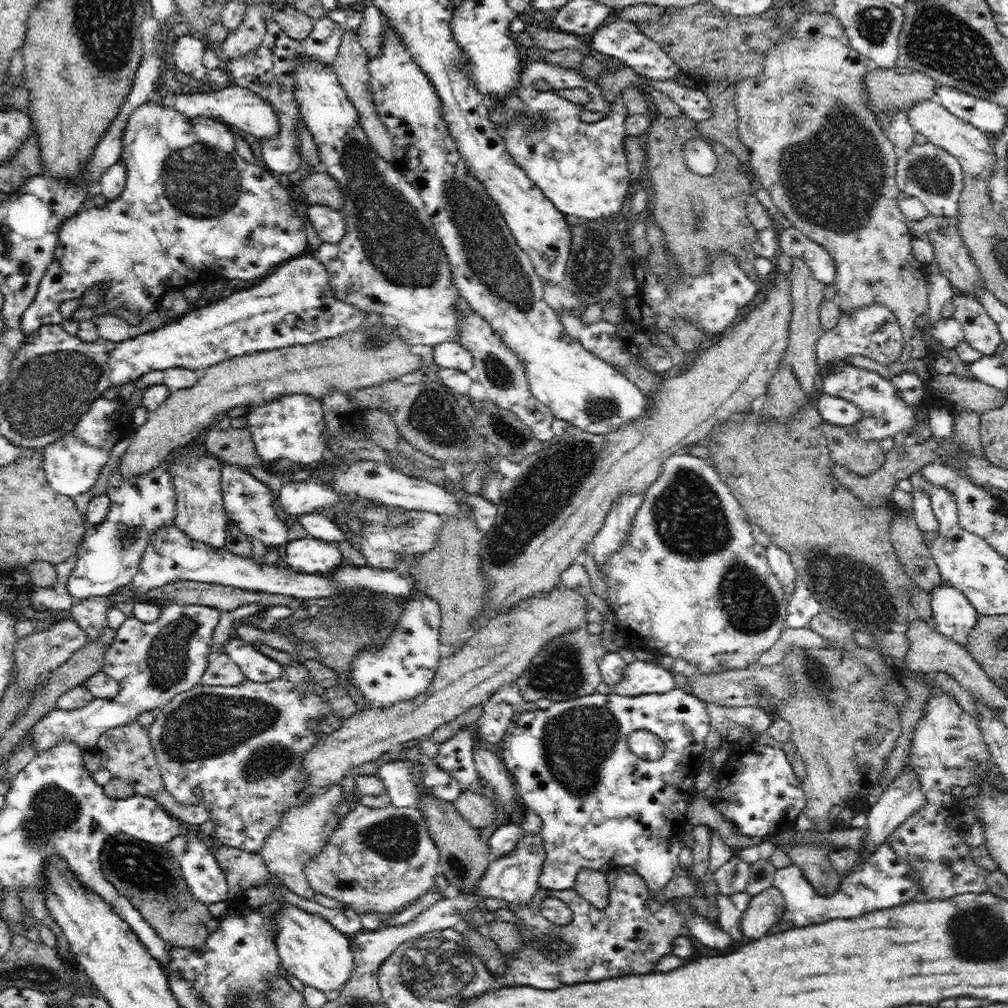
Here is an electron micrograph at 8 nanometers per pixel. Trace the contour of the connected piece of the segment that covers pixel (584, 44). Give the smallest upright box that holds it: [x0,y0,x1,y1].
[527,26,591,56]

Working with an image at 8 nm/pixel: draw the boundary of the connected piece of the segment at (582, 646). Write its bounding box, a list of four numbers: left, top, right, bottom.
[514,628,608,702]

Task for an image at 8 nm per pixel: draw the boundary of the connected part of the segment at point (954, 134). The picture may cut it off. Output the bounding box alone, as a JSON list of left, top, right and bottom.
[907,100,994,179]

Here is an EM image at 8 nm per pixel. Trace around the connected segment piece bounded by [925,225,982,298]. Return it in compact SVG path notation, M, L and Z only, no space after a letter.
M956 226L940 227L925 235L934 249L934 261L940 272L944 273L962 294L976 298L977 289L981 288L980 269L974 264L969 248L963 241Z

